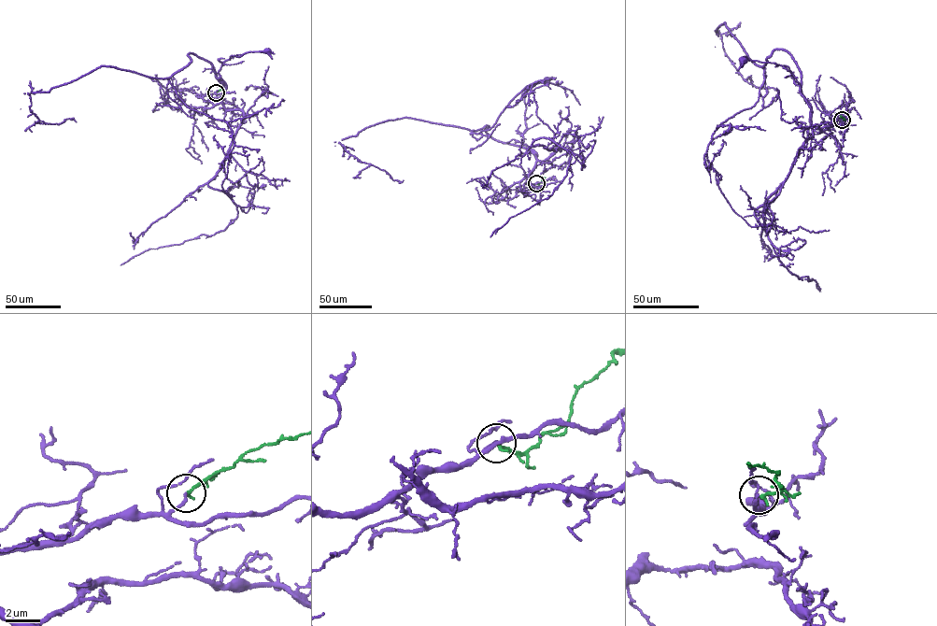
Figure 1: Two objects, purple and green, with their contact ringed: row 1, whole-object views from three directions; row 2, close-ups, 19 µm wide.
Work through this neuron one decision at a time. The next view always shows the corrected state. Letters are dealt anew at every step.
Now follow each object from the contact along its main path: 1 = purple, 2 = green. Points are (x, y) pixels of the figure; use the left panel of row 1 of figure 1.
1: (216, 92), (201, 97), (215, 105), (221, 101), (223, 85), (219, 73), (222, 63), (232, 55), (266, 51)
2: (216, 92), (227, 87)

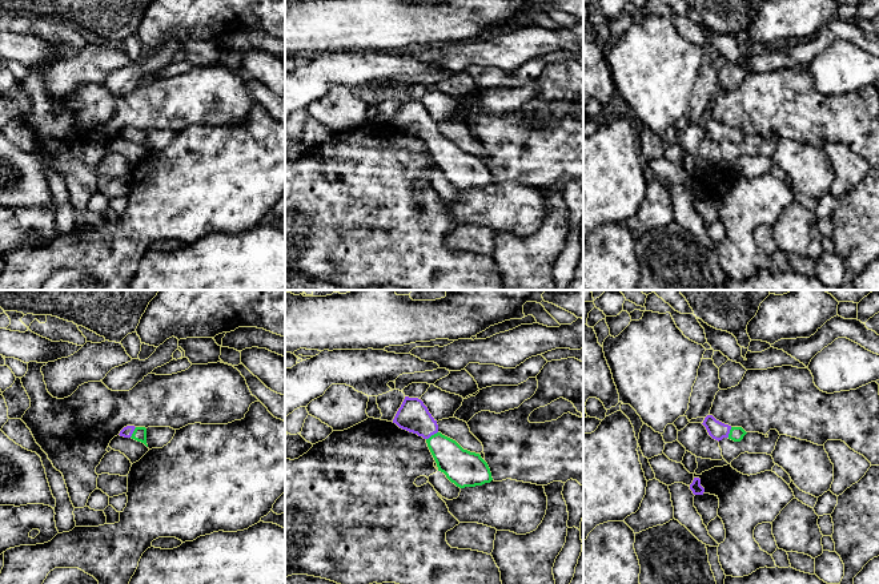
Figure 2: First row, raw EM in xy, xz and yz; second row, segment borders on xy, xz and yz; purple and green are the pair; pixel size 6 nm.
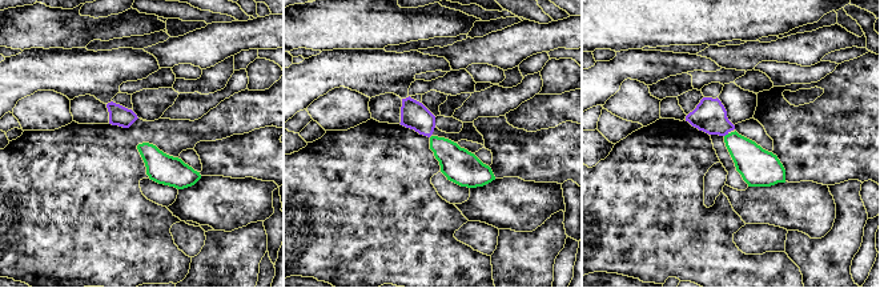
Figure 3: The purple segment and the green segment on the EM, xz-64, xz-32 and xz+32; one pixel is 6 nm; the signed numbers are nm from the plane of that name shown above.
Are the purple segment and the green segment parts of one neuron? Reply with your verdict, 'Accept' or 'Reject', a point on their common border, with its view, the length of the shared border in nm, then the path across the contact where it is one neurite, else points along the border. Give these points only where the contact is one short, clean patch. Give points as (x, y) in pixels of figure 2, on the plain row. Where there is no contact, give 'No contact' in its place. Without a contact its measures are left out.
Accept. Touches purple at xz (432, 136). Shared border 90 nm. Path across: xz (413, 117), (432, 136), (436, 144), (458, 166)

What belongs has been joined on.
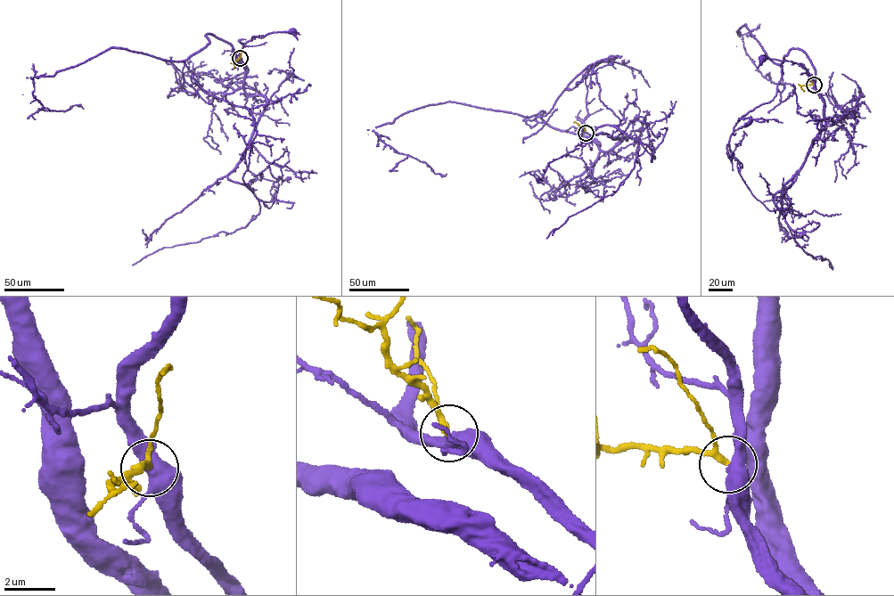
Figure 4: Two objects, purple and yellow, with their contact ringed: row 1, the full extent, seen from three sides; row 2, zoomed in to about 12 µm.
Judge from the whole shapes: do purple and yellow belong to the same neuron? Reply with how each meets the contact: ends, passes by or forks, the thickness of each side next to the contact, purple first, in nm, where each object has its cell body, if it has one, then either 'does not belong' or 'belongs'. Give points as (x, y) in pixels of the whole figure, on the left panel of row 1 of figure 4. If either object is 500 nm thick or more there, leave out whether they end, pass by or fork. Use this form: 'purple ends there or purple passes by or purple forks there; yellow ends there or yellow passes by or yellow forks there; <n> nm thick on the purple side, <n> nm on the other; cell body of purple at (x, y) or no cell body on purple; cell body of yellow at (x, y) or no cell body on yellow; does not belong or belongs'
purple forks there; yellow passes by; 440 nm thick on the purple side, 190 nm on the other; cell body of purple at (291, 31); no cell body on yellow; belongs

